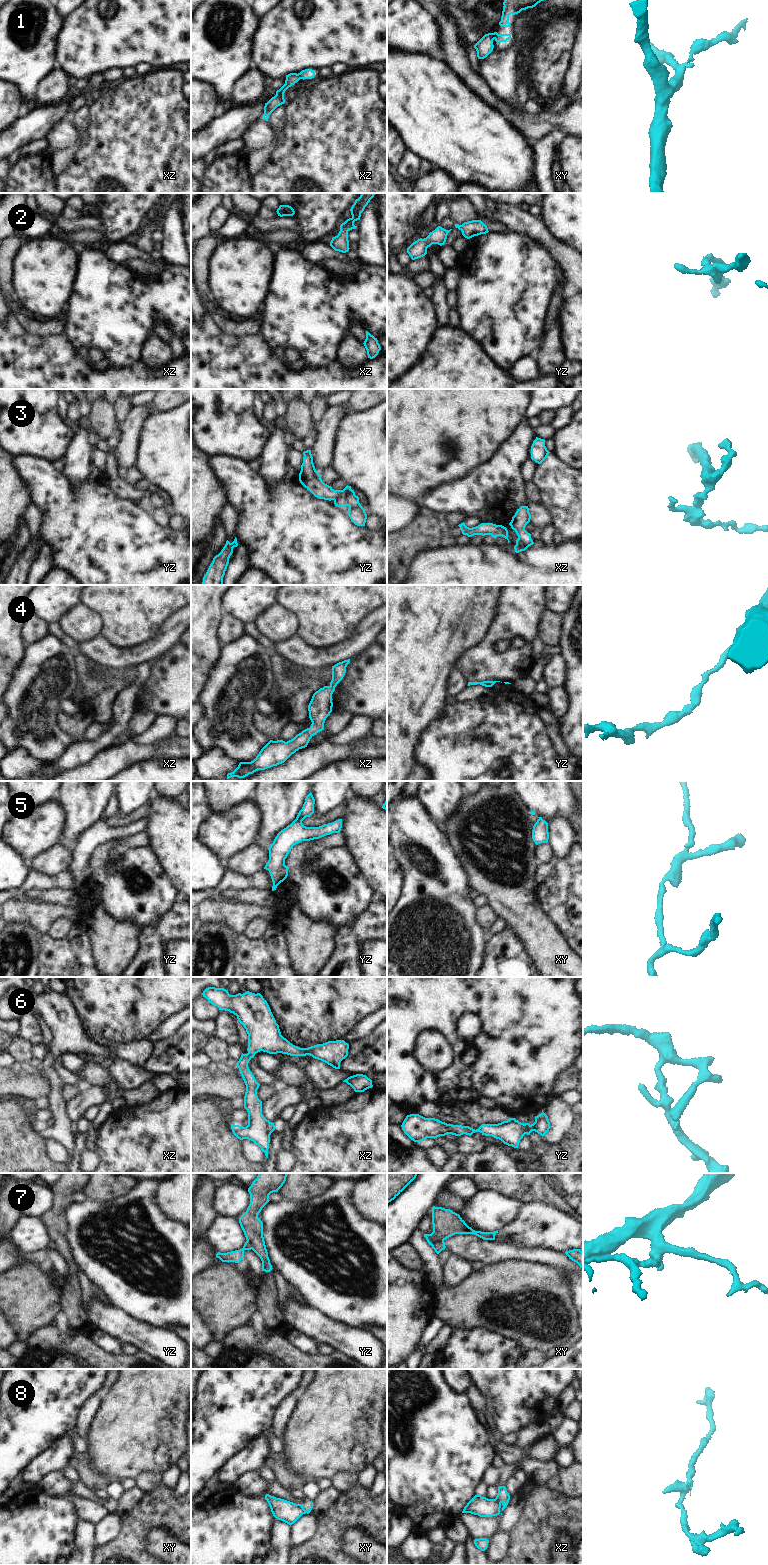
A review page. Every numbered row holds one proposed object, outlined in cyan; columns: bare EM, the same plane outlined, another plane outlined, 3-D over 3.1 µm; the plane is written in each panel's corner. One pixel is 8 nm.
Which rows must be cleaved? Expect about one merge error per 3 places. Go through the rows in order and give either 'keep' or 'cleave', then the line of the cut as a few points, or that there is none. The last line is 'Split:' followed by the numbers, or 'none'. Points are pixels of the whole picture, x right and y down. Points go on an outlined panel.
1: cleave; cut xy (493, 33), (494, 38)
2: keep; cut none
3: cleave; cut yz (334, 499), (342, 492), (346, 492), (358, 503)
4: keep; cut none
5: keep; cut none
6: keep; cut none
7: cleave; cut xy (443, 1240), (436, 1241), (431, 1245)
8: cleave; cut xy (297, 1504), (305, 1513)
Split: 1, 3, 7, 8

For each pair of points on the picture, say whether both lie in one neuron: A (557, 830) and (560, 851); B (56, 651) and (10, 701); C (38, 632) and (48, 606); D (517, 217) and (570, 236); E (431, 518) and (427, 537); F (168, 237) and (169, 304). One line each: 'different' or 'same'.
A: same
B: same
C: different
D: different
E: same
F: different

